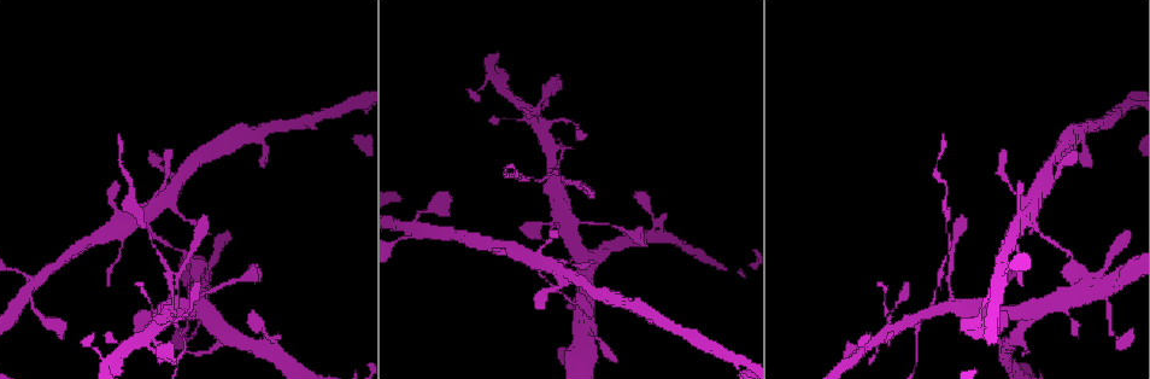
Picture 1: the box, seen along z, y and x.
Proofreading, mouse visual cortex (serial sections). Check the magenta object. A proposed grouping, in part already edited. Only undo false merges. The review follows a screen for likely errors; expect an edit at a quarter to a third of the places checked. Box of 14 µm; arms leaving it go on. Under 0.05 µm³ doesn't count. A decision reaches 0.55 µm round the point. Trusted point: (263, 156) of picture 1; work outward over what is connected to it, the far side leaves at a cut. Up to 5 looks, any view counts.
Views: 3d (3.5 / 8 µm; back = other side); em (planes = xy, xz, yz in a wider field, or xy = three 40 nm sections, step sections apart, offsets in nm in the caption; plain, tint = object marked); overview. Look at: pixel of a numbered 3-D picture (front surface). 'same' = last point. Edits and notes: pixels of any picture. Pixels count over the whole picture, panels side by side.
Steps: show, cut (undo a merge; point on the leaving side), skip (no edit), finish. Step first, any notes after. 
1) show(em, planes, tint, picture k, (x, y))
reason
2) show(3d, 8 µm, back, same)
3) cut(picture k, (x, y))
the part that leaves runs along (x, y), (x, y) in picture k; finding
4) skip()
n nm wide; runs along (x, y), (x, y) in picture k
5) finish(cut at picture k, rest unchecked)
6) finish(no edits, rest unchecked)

show(3d, 3.5 µm, back, picture 1, (1034, 221))
four or more arms meet

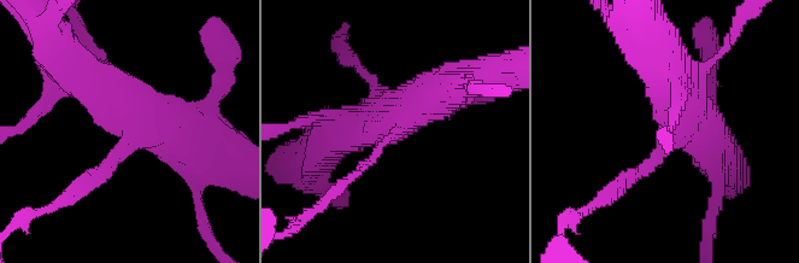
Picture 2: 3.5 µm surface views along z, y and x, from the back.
show(em, xy, step 1, tint, picture 2, (396, 123))
4 arms; arms of 150, 150, 600, 600 nm; shape alone is not enough

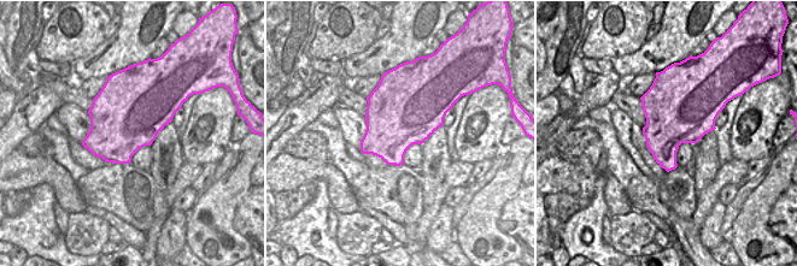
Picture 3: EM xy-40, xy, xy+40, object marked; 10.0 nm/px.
show(em, planes, tint, same)

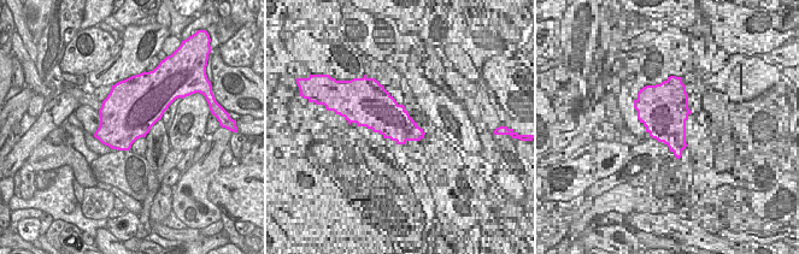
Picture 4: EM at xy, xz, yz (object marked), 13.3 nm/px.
skip()
runs along (65, 56), (124, 107), (128, 140), (101, 174) in picture 2; continuous, no second cell

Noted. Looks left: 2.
show(3d, 3.5 µm, picture 1, (582, 306))
a fork

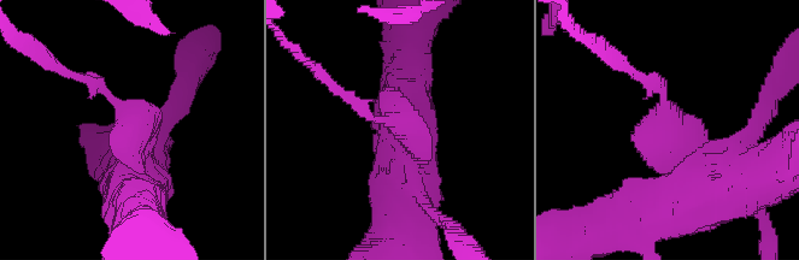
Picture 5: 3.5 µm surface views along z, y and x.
show(em, xy, step 3, tint, picture 5, (133, 122))
need the tissue

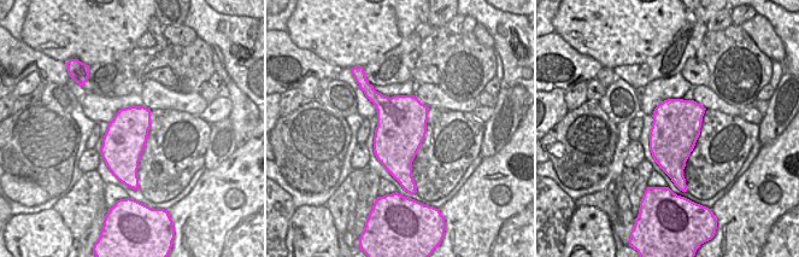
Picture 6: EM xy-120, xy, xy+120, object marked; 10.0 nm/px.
skip()
runs along (639, 76), (706, 157), (703, 179) in picture 5; all the same cell

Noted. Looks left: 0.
finish(no edits, rest unchecked)

